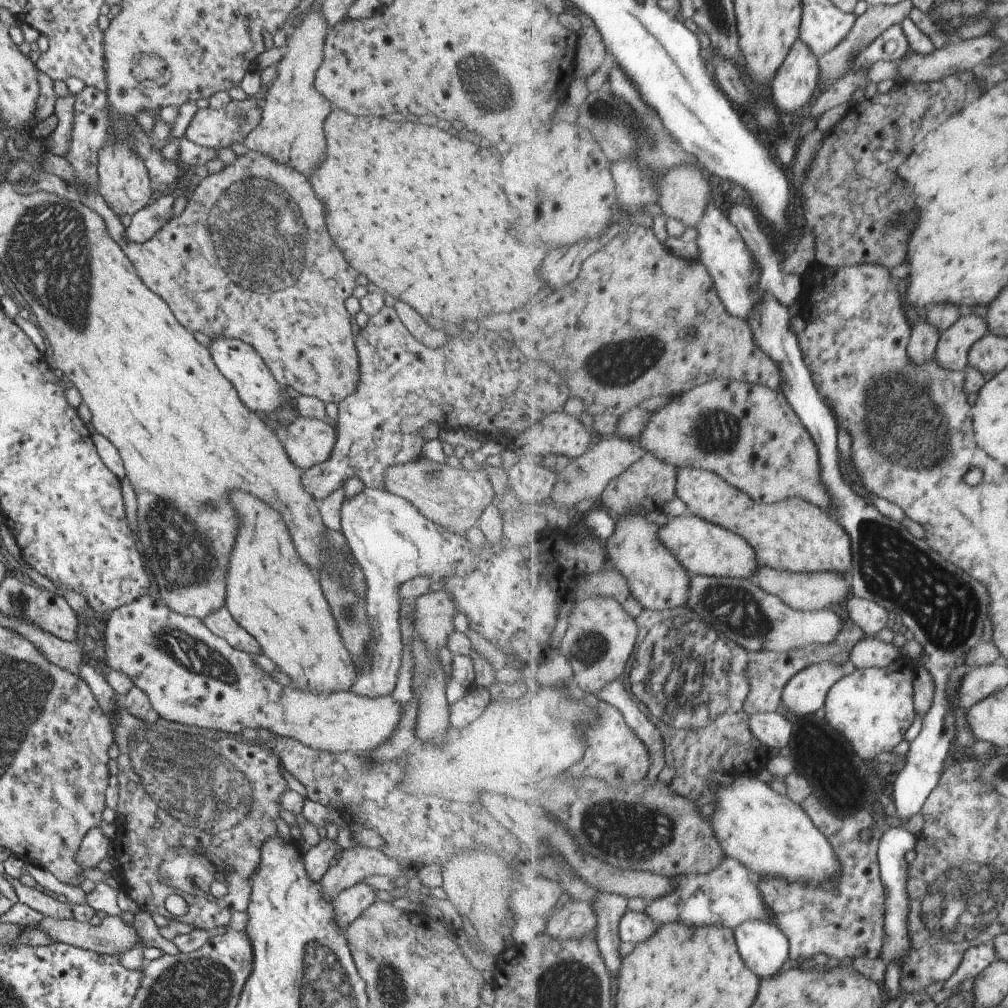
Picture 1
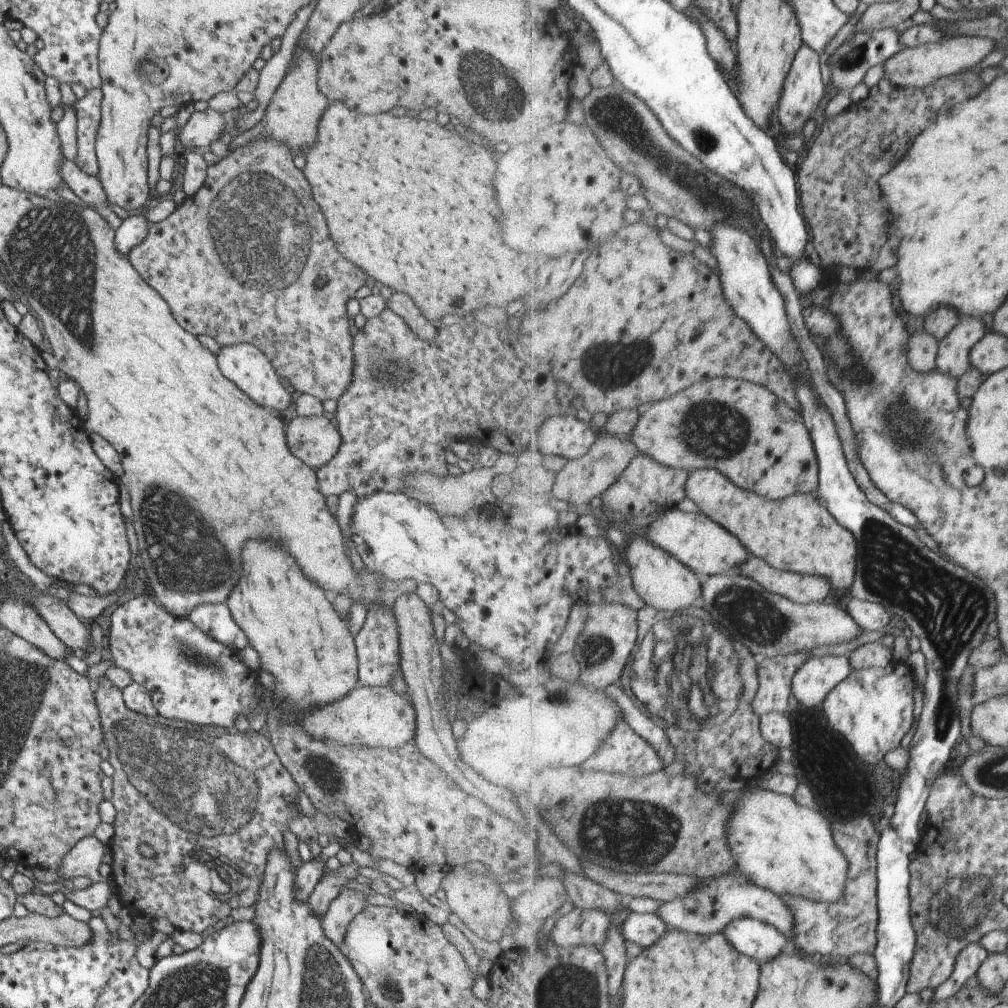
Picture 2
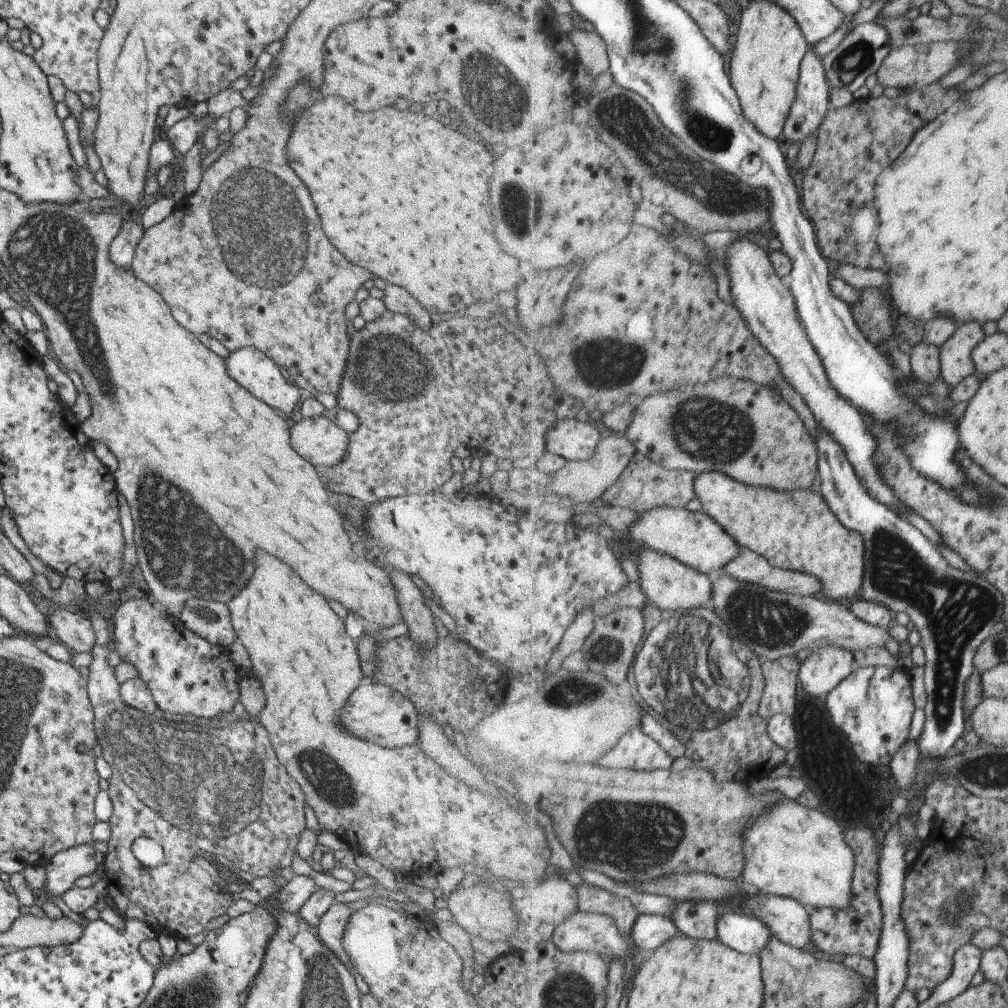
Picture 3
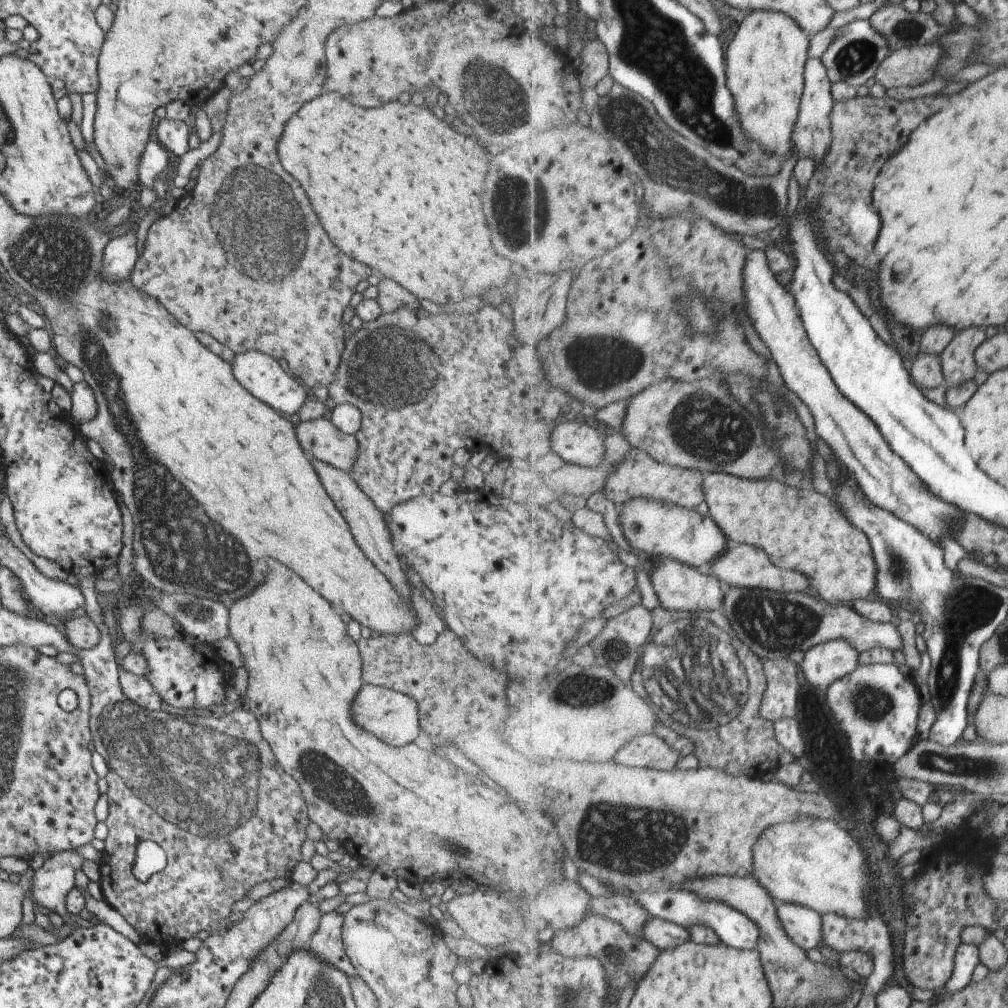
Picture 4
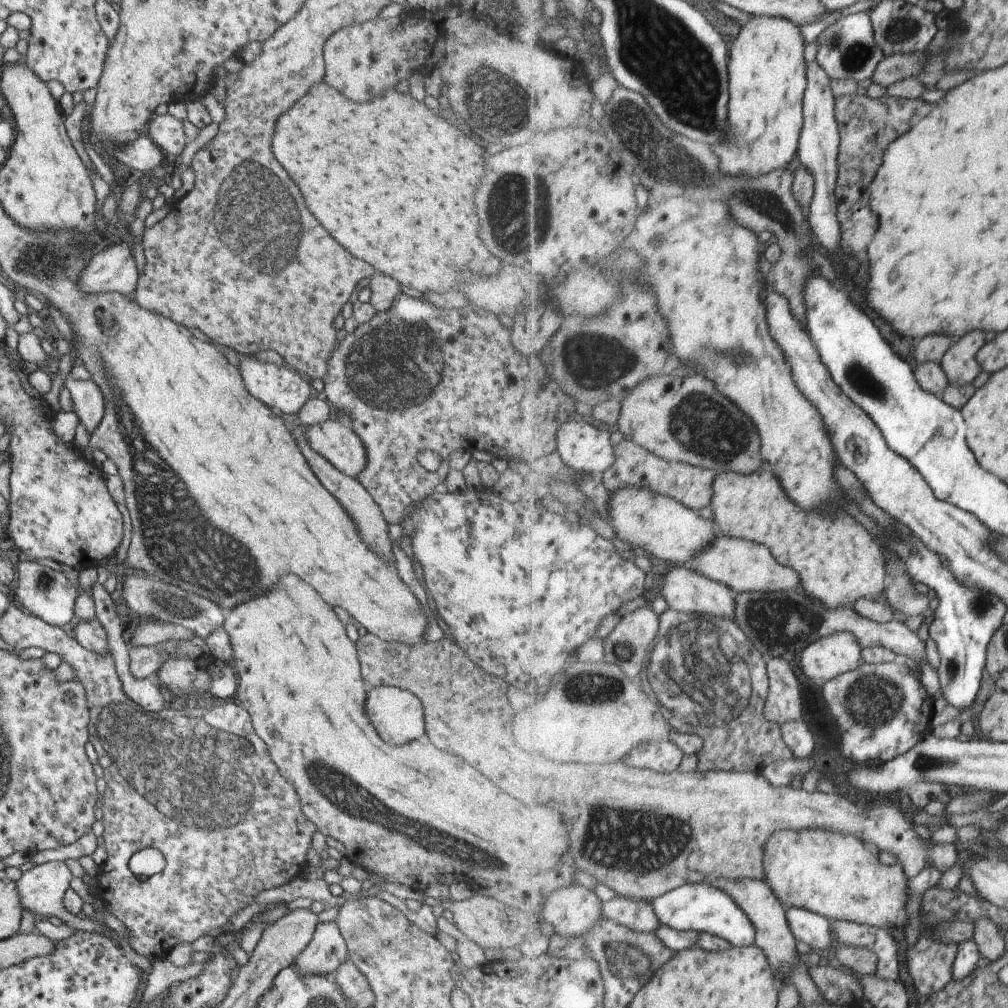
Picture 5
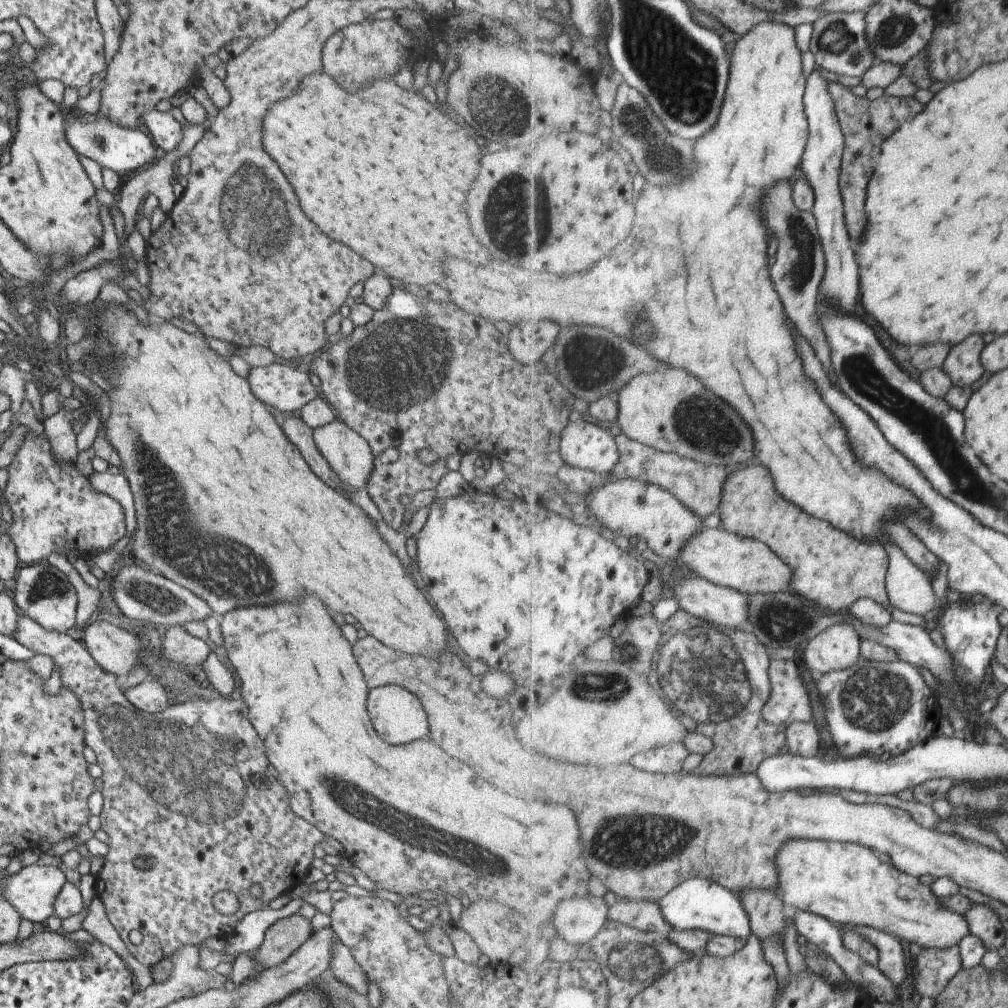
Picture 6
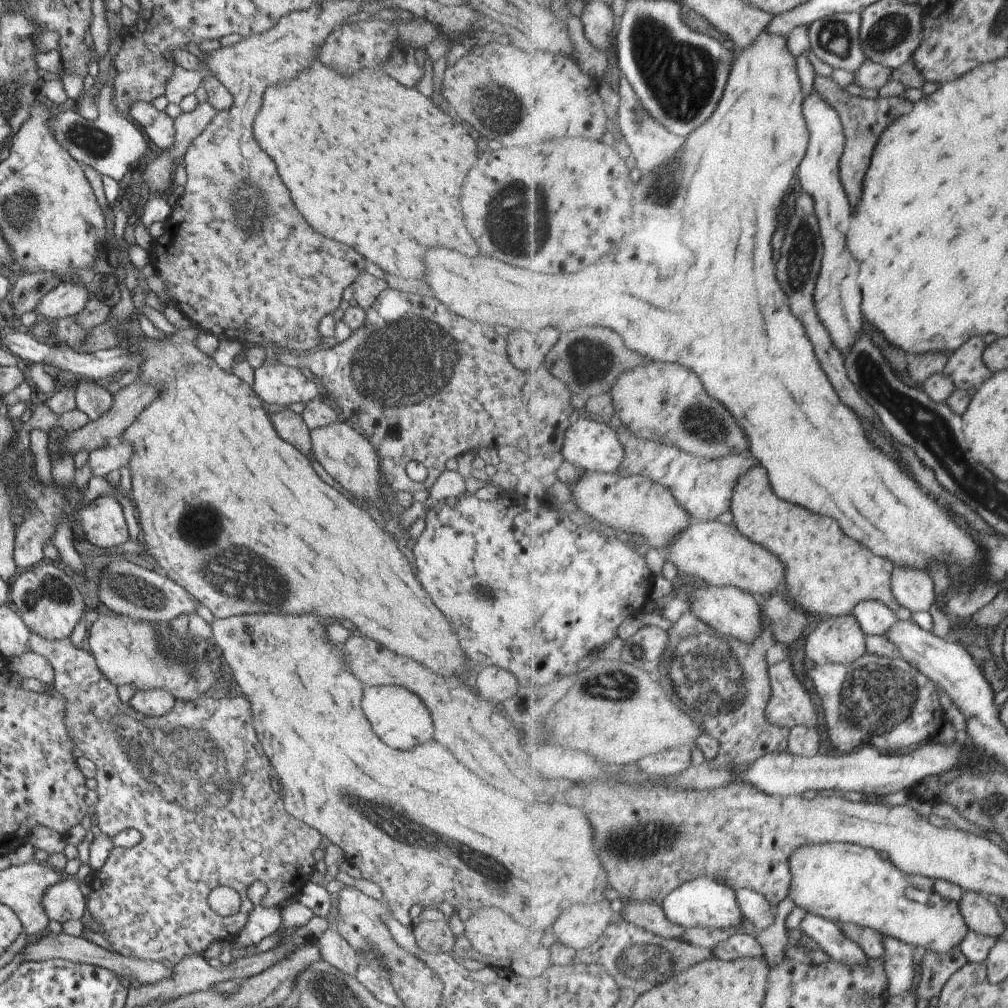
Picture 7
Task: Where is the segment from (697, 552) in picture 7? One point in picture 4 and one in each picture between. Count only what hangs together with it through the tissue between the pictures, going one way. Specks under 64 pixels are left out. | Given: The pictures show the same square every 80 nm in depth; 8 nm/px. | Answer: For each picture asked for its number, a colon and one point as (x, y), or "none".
4: (742, 566)
5: (745, 566)
6: (748, 565)

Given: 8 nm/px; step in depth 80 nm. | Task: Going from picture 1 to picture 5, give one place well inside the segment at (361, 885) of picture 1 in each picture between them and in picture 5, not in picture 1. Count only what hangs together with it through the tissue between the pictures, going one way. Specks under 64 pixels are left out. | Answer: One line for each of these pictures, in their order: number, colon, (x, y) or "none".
2: (348, 903)
3: (329, 929)
4: (326, 943)
5: (325, 951)

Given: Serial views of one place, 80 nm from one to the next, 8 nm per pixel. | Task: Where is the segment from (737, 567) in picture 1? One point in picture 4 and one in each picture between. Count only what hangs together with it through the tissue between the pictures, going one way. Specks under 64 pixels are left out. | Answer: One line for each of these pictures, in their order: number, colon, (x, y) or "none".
2: (707, 548)
3: (695, 538)
4: (651, 527)

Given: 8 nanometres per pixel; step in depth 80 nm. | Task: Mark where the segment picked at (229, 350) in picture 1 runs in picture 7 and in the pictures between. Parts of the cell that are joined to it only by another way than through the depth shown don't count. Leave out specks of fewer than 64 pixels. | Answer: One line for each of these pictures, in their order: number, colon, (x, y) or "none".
2: (242, 364)
3: (252, 369)
4: (267, 380)
5: (274, 384)
6: (285, 387)
7: (279, 384)

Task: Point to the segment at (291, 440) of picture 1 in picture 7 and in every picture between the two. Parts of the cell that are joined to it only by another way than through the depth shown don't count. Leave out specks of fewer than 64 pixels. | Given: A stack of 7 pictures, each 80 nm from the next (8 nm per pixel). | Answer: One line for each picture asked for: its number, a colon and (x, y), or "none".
2: (313, 440)
3: (319, 440)
4: (318, 439)
5: (336, 442)
6: (348, 455)
7: (344, 454)

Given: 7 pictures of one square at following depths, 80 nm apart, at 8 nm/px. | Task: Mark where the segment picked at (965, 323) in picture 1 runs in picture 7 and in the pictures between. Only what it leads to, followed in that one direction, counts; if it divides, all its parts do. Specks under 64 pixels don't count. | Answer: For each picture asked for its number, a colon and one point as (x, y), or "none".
2: (953, 359)
3: (957, 363)
4: (958, 359)
5: (961, 365)
6: (963, 364)
7: (966, 366)

